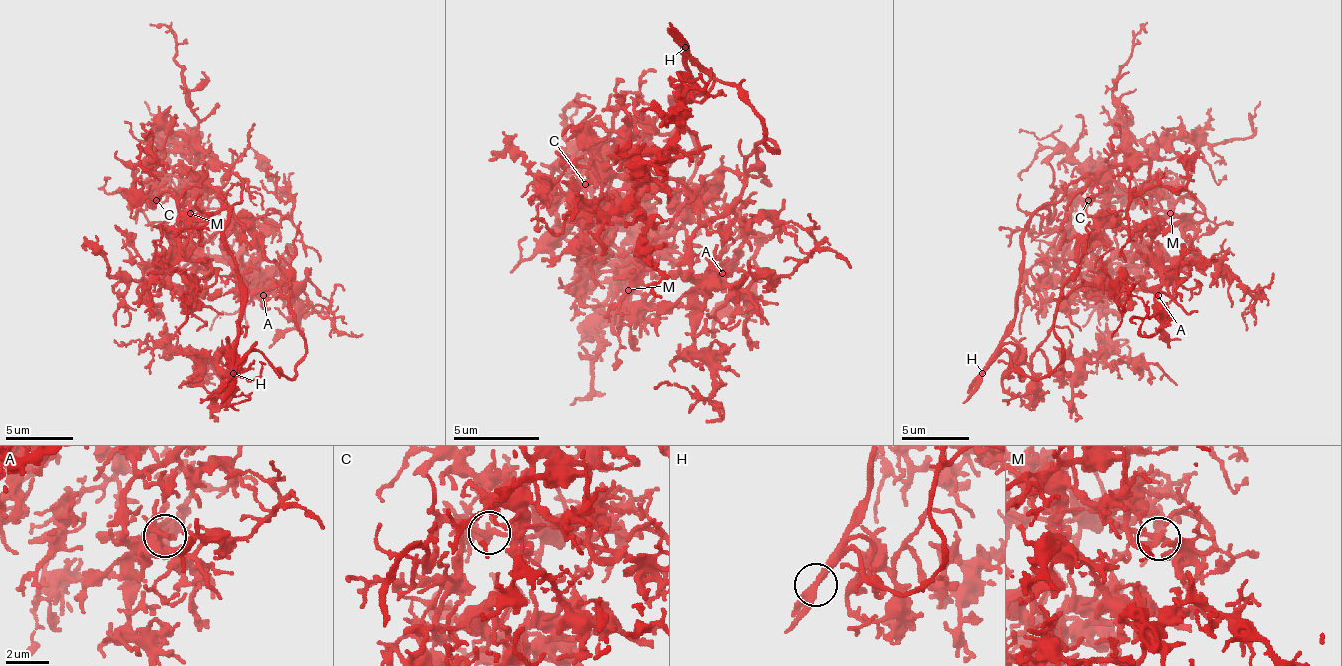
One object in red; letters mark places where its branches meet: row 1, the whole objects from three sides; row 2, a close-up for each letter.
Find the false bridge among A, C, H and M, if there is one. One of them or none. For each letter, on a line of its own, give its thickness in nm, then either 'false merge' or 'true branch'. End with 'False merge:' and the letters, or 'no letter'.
A: calibre 300 nm; true branch
C: calibre 320 nm; true branch
H: calibre 360 nm; true branch
M: calibre 300 nm; true branch
False merge: no letter

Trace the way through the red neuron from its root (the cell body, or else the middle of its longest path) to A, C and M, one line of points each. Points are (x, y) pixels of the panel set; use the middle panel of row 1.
A: (610, 157), (606, 165), (636, 196), (675, 183), (688, 191), (697, 217), (692, 278), (714, 282), (722, 273)
C: (610, 157), (614, 161), (619, 157), (619, 144), (614, 139), (606, 144), (606, 148), (593, 161), (584, 183)
M: (610, 157), (640, 148), (649, 135), (684, 131), (692, 139), (692, 152), (679, 152), (649, 196), (627, 291)

